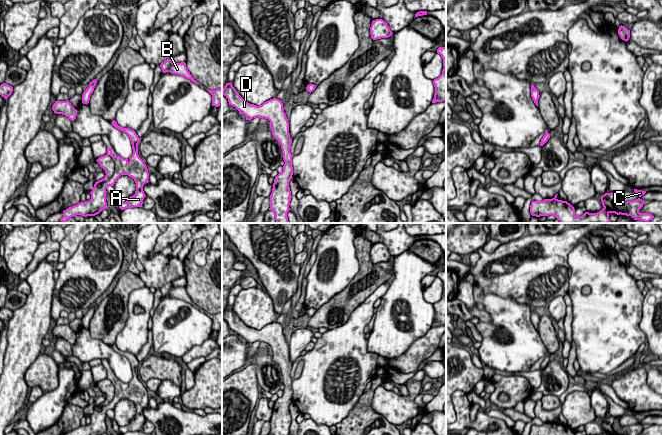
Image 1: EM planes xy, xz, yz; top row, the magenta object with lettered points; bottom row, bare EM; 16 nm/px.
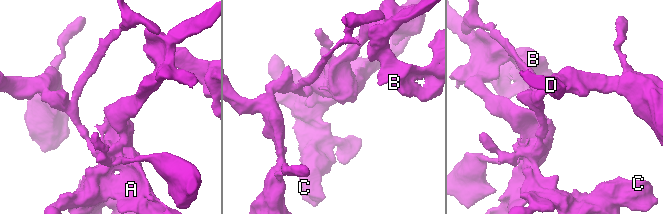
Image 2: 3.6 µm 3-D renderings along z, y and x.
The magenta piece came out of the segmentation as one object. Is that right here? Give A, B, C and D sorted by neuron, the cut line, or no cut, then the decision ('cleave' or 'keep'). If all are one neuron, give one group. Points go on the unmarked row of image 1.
A B C / D; cut in xy along (106, 378), (113, 386), (113, 397), (99, 410); cleave

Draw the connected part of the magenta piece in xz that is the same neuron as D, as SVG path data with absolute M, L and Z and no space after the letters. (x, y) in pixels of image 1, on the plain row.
M226 307L222 313L222 318L228 323L229 329L235 331L240 338L246 340L246 344L259 341L270 345L272 359L281 369L285 388L283 390L283 395L274 403L272 417L269 421L269 434L289 435L292 422L289 406L293 402L293 379L290 376L292 363L290 361L289 346L284 336L282 325L273 322L260 330L250 328L239 319L232 307Z

